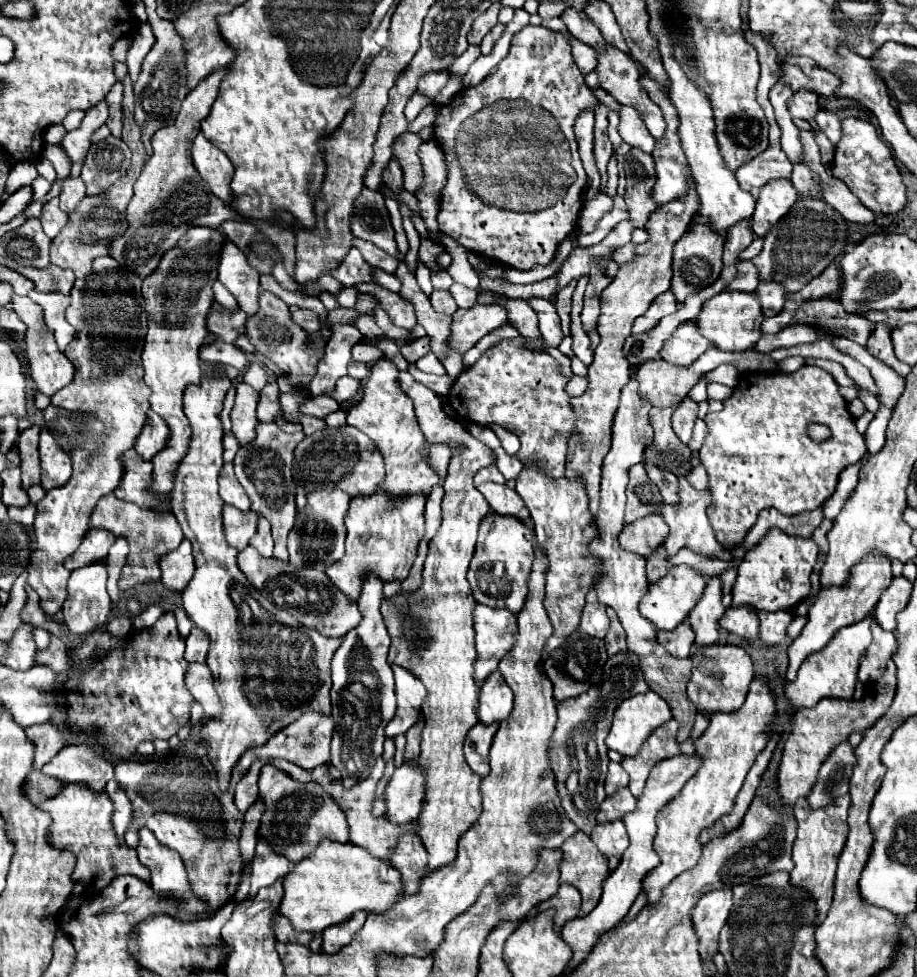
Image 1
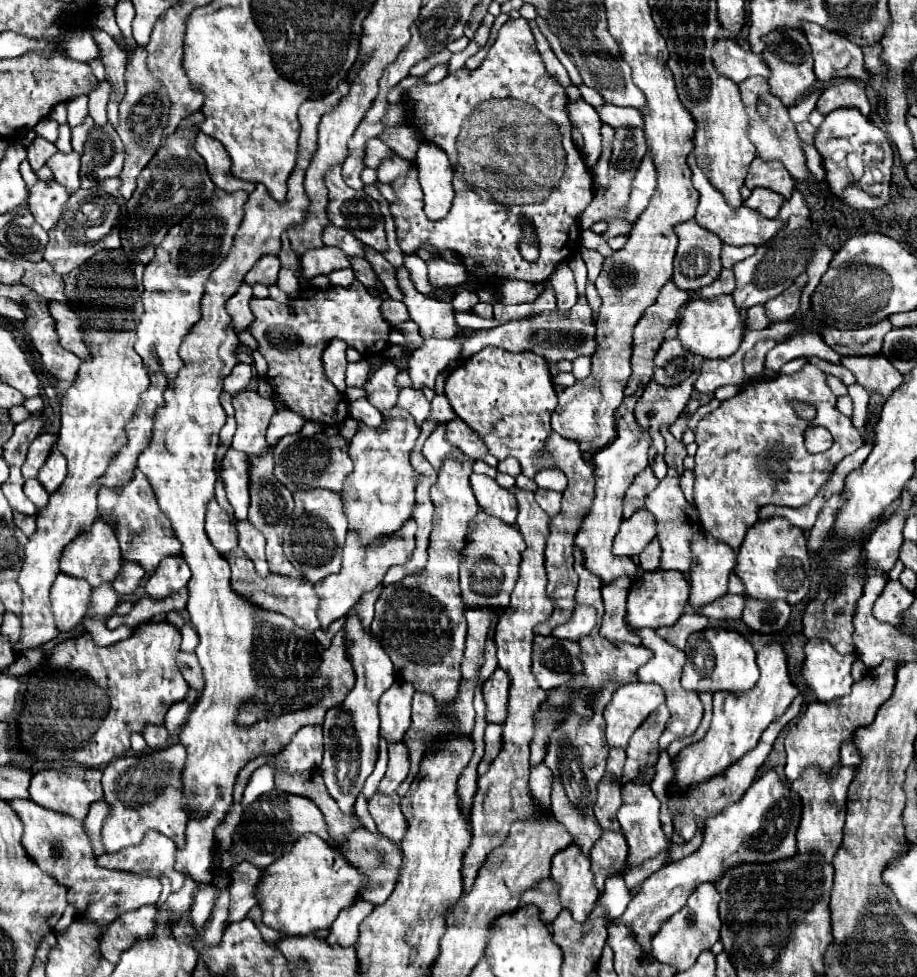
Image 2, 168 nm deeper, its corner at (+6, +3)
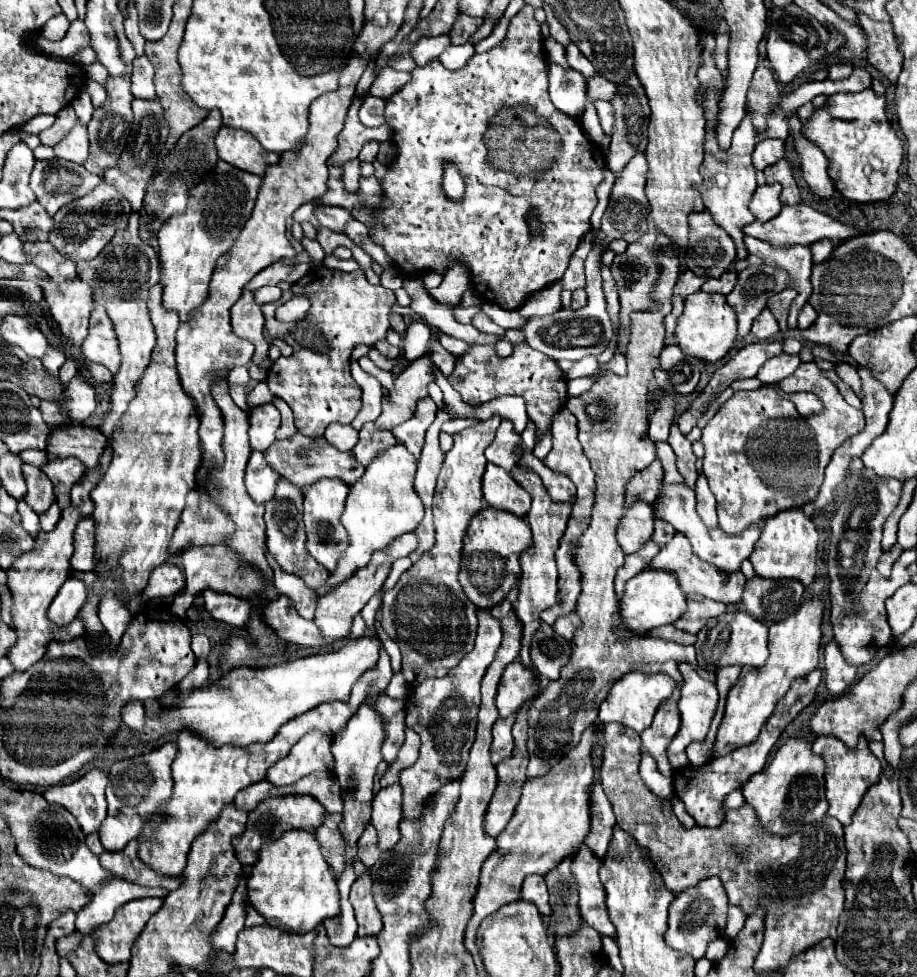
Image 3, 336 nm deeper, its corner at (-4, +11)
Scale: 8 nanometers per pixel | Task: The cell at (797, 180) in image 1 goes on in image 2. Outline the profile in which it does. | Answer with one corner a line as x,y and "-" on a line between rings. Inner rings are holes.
693,154
689,156
689,166
691,166
691,170
693,170
693,186
695,186
695,188
699,190
699,194
701,194
695,220
697,220
699,226
703,226
705,230
717,234
723,244
729,244
729,246
747,246
747,244
753,244
753,246
757,248
757,246
767,244
767,242
781,230
781,226
789,220
789,216
793,216
793,214
803,216
803,218
809,216
809,210
807,210
807,206
805,206
805,202
803,202
803,194
799,194
799,192
793,192
793,196
791,196
789,200
784,201
785,204
783,204
781,210
779,210
779,218
775,218
775,220
761,218
761,216
757,216
755,210
749,210
749,208
745,208
745,206
741,206
741,208
737,208
737,210
733,212
733,210
727,206
723,194
721,194
719,190
715,190
715,188
711,186
711,182
707,182
705,174
703,174
701,168
695,164

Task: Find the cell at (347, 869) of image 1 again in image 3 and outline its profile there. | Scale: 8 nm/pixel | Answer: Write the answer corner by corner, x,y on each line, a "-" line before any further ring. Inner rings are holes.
291,830
279,840
265,844
259,860
249,870
247,890
251,906
265,916
267,924
287,932
305,934
315,930
325,918
339,916
337,880
323,858
315,834
307,830

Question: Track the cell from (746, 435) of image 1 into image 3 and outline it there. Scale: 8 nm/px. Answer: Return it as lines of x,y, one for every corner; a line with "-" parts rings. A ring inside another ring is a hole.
815,362
799,364
795,374
777,386
735,392
709,420
701,436
705,444
703,474
717,500
719,528
727,534
739,534
781,510
813,502
823,484
823,472
831,454
847,438
859,434
863,426
863,412
841,398
837,386
823,376
-
777,390
813,392
823,400
825,408
819,414
803,418

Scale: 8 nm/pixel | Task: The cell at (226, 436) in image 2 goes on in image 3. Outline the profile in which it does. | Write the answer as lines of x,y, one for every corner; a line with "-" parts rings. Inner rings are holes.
231,386
229,388
229,394
233,398
233,402
241,408
241,410
247,410
247,390
243,386

